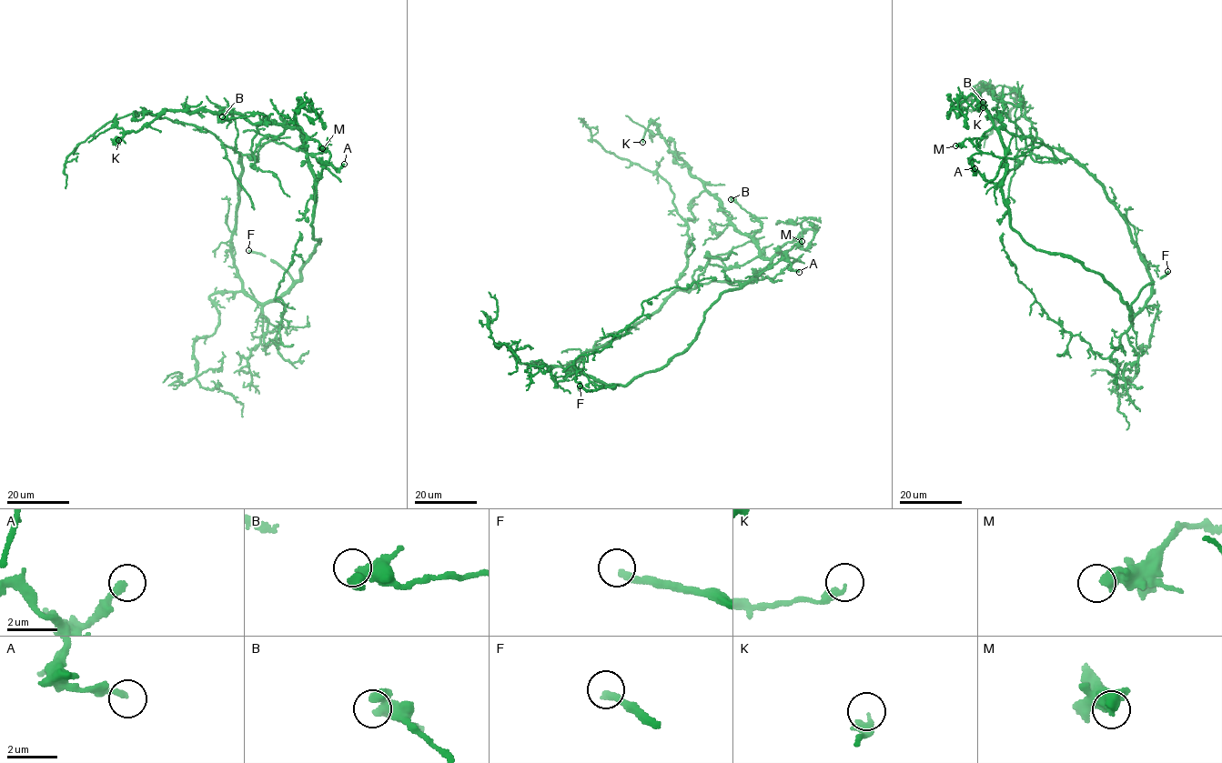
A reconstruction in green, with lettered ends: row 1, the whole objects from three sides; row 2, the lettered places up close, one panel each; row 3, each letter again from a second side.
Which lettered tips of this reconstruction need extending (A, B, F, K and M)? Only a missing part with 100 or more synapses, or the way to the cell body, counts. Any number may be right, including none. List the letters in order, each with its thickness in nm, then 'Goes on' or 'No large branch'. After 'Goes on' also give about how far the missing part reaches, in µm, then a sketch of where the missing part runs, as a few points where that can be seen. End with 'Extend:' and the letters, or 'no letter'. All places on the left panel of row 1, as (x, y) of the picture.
A: Thickness 240 nm. No large branch
B: Thickness 280 nm. No large branch
F: Thickness 280 nm. Goes on. Missing length about 50 µm
K: Thickness 190 nm. No large branch
M: Thickness 480 nm. No large branch
Extend: F

